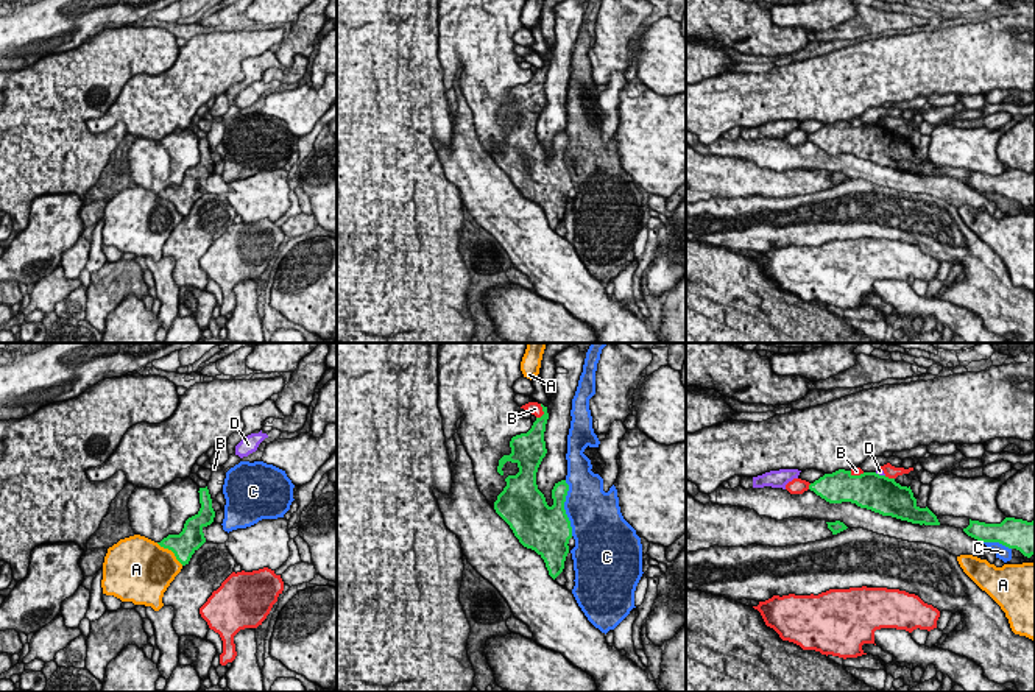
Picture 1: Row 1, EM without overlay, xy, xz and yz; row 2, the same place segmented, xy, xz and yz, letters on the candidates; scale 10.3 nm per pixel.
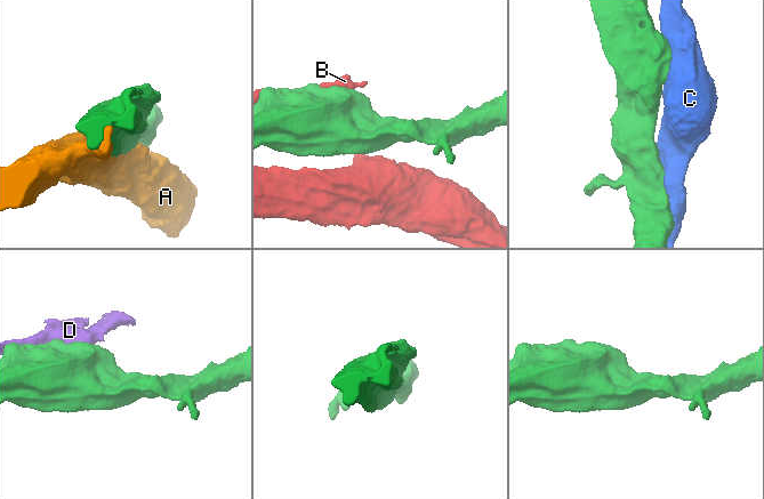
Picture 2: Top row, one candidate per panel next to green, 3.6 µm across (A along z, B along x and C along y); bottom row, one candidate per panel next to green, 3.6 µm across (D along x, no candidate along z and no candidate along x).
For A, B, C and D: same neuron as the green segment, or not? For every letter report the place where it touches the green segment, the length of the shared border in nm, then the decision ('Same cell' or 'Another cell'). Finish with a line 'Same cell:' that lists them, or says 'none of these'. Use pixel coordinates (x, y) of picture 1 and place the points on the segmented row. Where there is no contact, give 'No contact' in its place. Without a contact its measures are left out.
A: Touches green at xy (170, 549). Shared border 360 nm. Another cell
B: Touches green at xz (543, 410). Shared border 170 nm. Another cell
C: Touches green at xz (563, 508). Shared border 600 nm. Another cell
D: Touches green at yz (878, 474). Shared border 120 nm. Another cell
Same cell: none of these

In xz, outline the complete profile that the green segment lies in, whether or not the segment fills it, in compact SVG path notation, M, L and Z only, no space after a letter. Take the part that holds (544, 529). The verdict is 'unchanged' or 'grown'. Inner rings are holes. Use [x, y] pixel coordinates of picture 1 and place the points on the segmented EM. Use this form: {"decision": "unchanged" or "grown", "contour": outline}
{"decision": "unchanged", "contour": "M542 404L541 407L544 415L541 418L536 418L527 433L513 436L510 441L511 454L503 455L499 460L497 472L500 475L503 475L502 468L507 461L516 463L519 472L505 478L507 486L497 496L494 510L510 525L519 542L524 547L535 550L544 560L549 575L555 580L564 569L564 561L569 553L567 544L572 538L570 521L564 510L569 485L566 483L566 480L555 483L552 489L552 507L547 505L544 494L538 489L536 472L547 454L544 432L549 419L547 407L544 407Z"}

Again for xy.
{"decision": "unchanged", "contour": "M207 486L200 488L198 493L200 511L185 521L179 535L168 535L157 542L161 547L171 550L182 566L189 564L192 555L206 542L203 528L210 525L215 517Z"}

